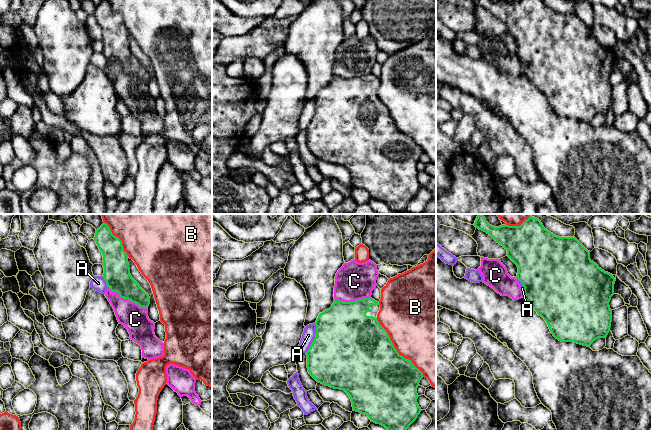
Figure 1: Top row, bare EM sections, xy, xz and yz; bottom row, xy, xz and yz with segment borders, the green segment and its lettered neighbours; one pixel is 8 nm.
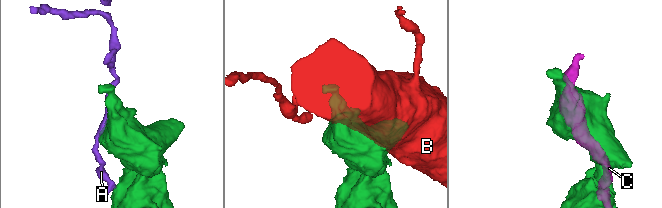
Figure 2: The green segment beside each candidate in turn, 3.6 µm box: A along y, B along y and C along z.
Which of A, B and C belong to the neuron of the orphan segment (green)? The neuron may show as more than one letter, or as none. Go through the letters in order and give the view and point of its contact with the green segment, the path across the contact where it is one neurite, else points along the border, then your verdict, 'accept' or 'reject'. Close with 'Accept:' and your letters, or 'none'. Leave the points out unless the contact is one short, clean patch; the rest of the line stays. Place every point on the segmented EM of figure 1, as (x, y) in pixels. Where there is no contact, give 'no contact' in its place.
A: xz (314, 338) | reject
B: xz (395, 349) | reject
C: xy (126, 298) | reject
Accept: none

